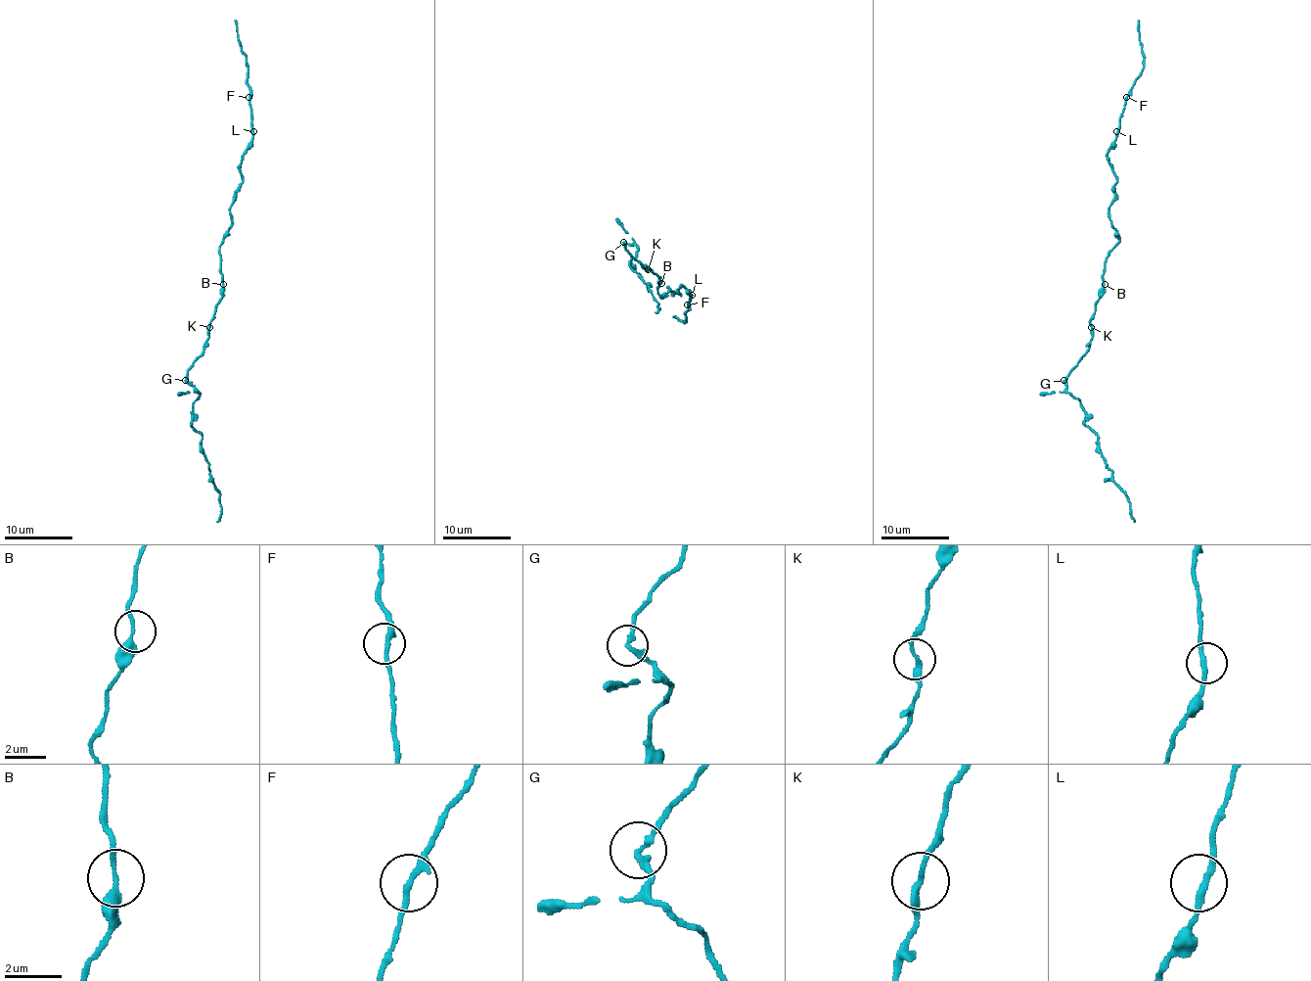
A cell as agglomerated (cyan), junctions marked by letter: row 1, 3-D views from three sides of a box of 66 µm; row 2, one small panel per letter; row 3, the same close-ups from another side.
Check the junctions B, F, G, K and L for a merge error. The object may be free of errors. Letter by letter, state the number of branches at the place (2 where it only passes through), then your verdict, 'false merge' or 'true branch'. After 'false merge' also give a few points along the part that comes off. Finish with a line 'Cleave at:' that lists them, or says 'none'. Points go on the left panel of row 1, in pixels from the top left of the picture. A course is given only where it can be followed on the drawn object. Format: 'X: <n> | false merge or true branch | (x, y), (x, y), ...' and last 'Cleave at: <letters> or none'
B: 2 | true branch
F: 2 | true branch
G: 2 | true branch
K: 2 | true branch
L: 2 | true branch
Cleave at: none

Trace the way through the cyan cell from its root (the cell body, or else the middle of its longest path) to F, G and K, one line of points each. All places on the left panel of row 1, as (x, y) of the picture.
F: (223, 284), (219, 245), (232, 225), (230, 206), (242, 182), (240, 163), (244, 152), (251, 140), (248, 97)
G: (223, 284), (223, 295), (216, 303), (204, 352), (187, 371), (186, 380)
K: (223, 284), (223, 295), (216, 303), (209, 327)

